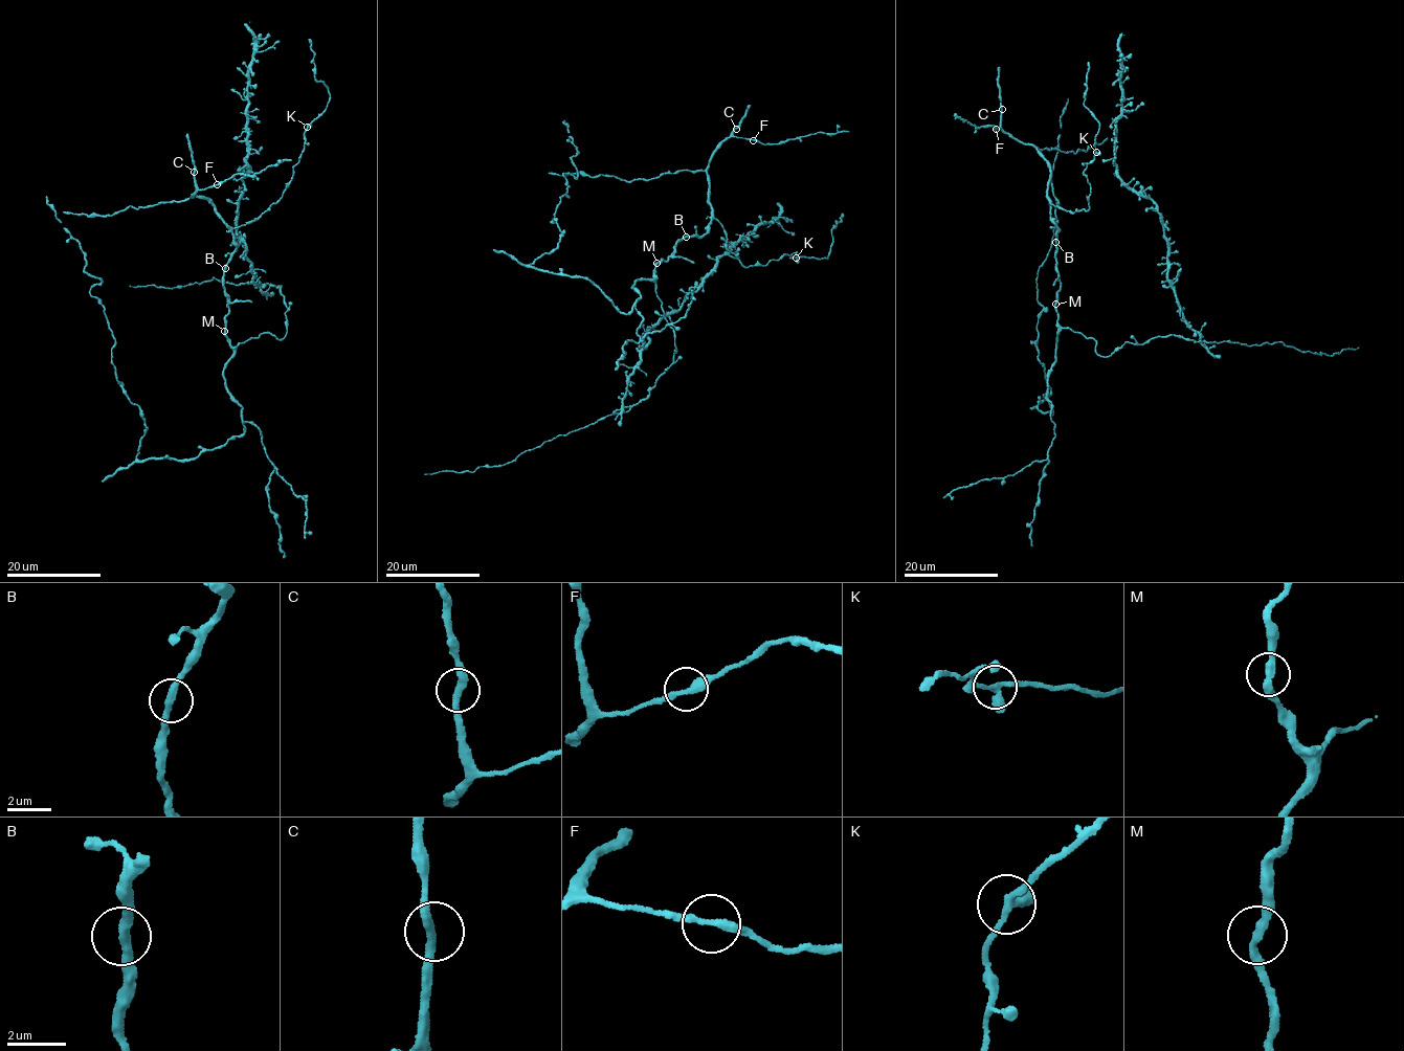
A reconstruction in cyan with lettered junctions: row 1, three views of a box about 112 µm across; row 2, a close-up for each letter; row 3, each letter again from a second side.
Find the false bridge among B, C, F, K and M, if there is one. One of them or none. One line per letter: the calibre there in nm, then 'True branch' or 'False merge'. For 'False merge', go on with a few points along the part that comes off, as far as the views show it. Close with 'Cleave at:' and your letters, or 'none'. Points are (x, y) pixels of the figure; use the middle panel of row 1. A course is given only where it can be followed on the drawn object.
B: Thickness 280 nm. True branch
C: Thickness 300 nm. True branch
F: Thickness 300 nm. True branch
K: Thickness 320 nm. True branch
M: Thickness 280 nm. True branch
Cleave at: none

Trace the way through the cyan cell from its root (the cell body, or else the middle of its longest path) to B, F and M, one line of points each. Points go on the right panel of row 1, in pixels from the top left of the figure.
B: (1068, 329), (1059, 326), (1057, 320), (1055, 302), (1061, 283), (1055, 242)
F: (1068, 329), (1059, 326), (1056, 312), (1059, 229), (1050, 216), (1049, 166), (1033, 147), (996, 129)
M: (1068, 329), (1059, 326), (1055, 304)

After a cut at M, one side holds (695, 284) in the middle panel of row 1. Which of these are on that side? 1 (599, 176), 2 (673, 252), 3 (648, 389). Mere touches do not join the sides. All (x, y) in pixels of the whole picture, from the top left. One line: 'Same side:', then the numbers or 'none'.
Same side: 1, 2

